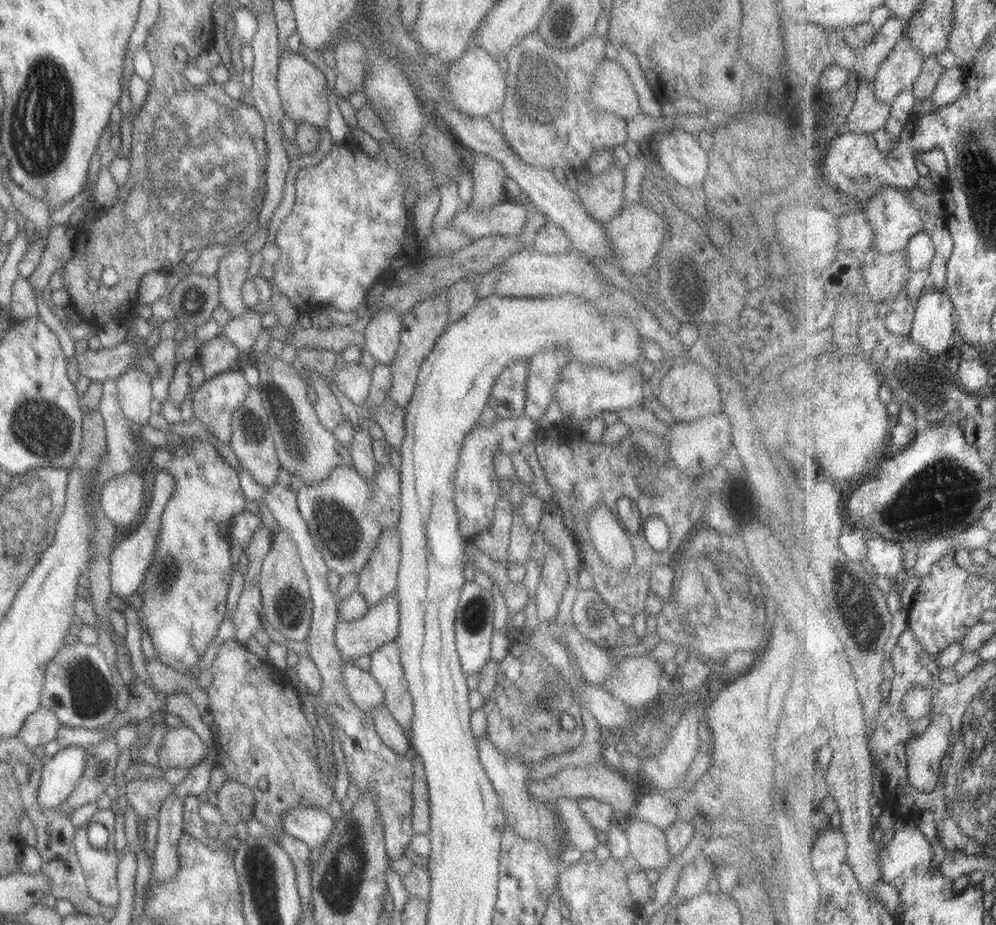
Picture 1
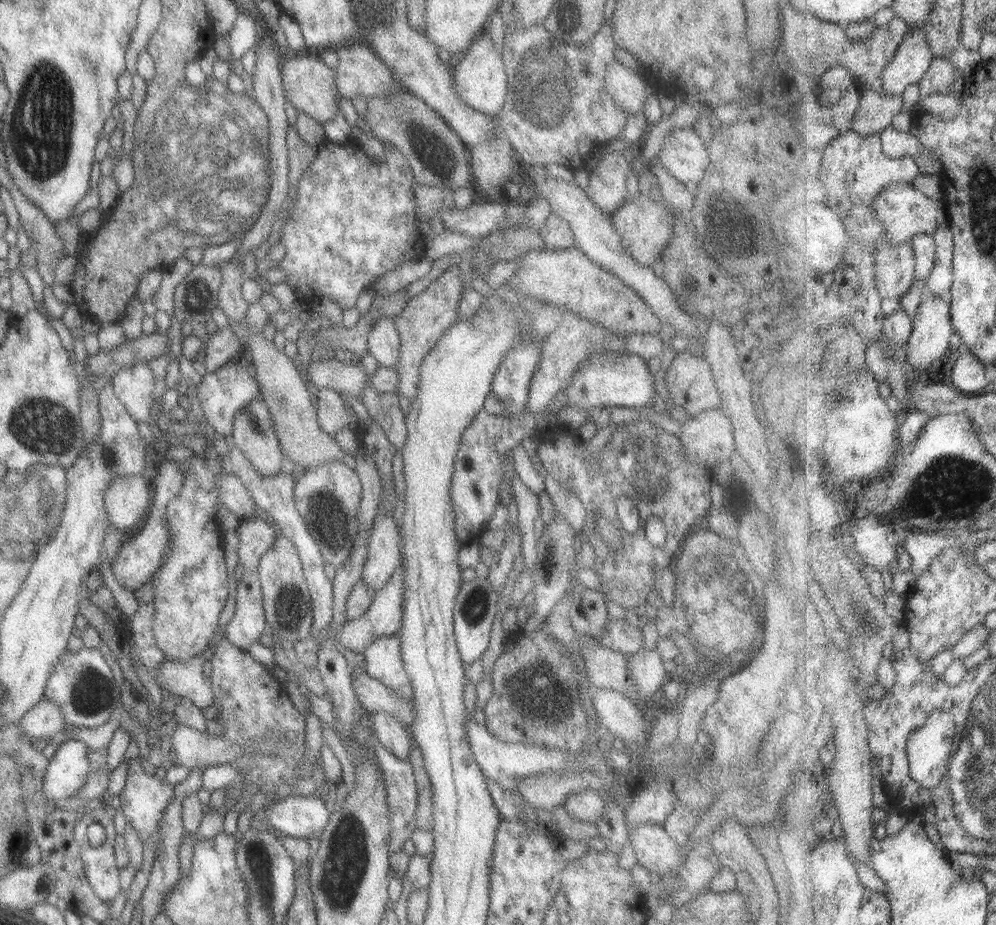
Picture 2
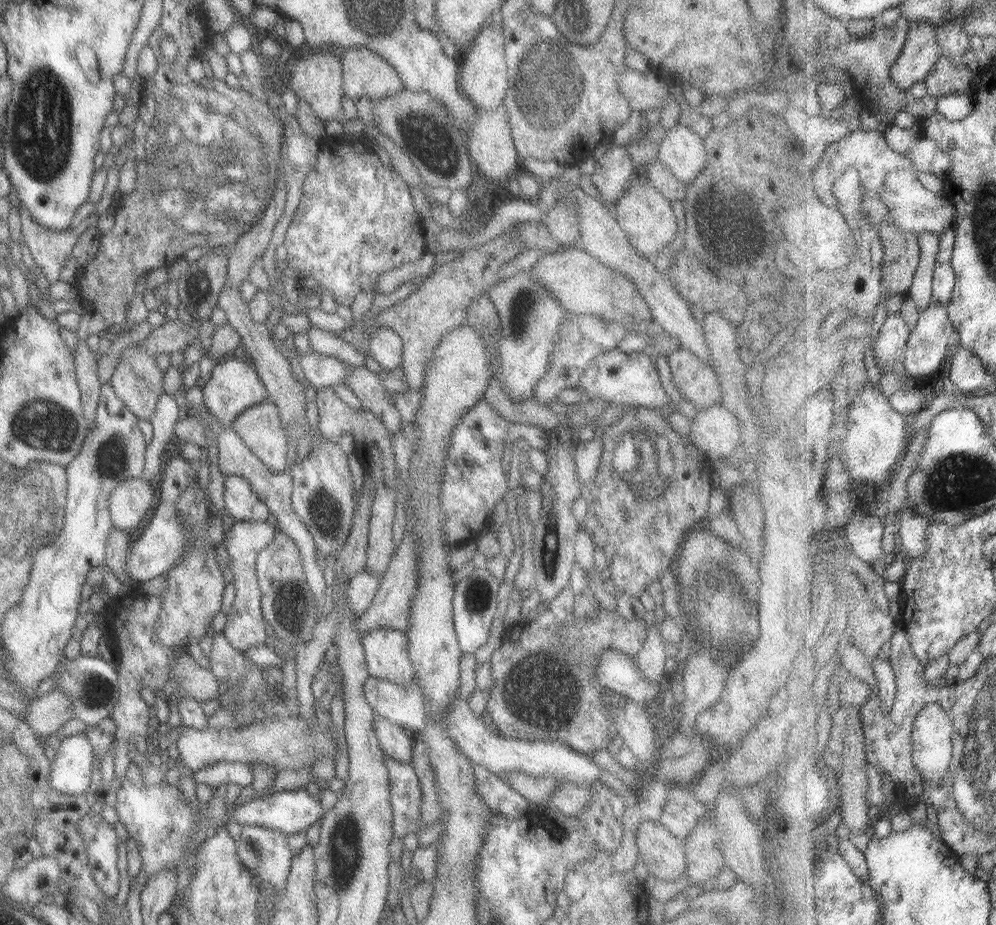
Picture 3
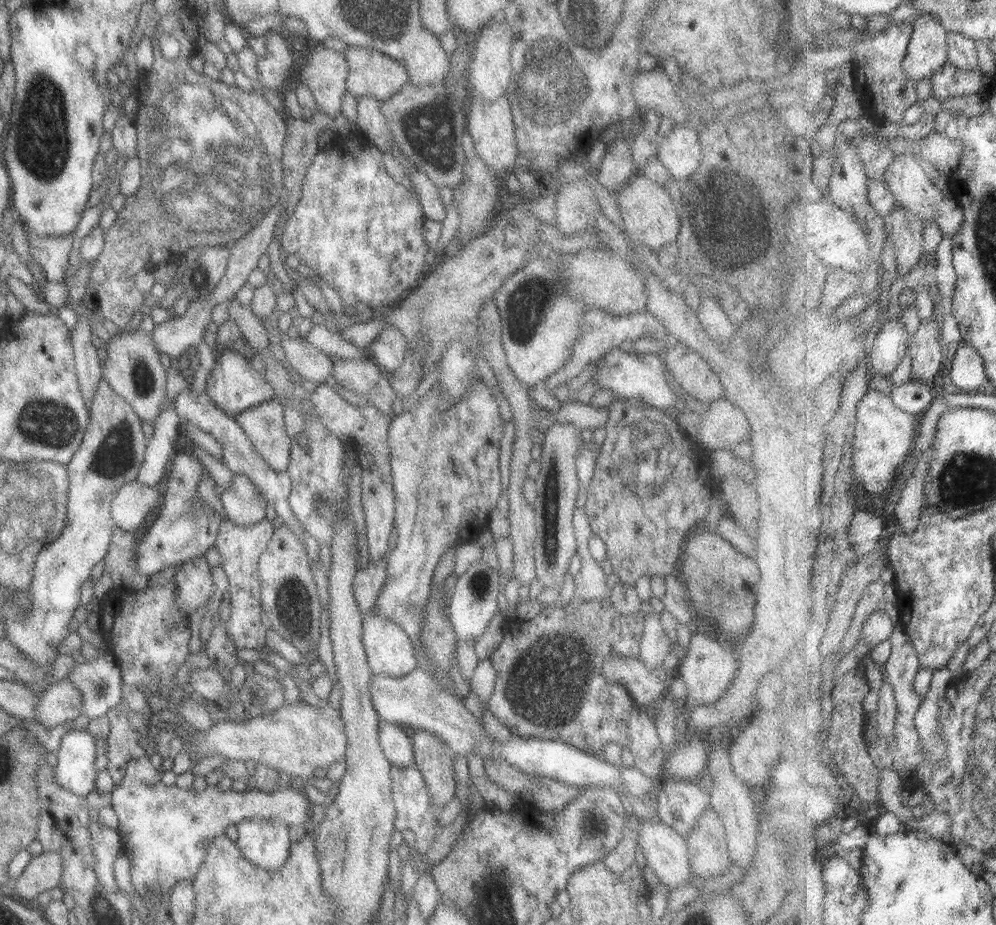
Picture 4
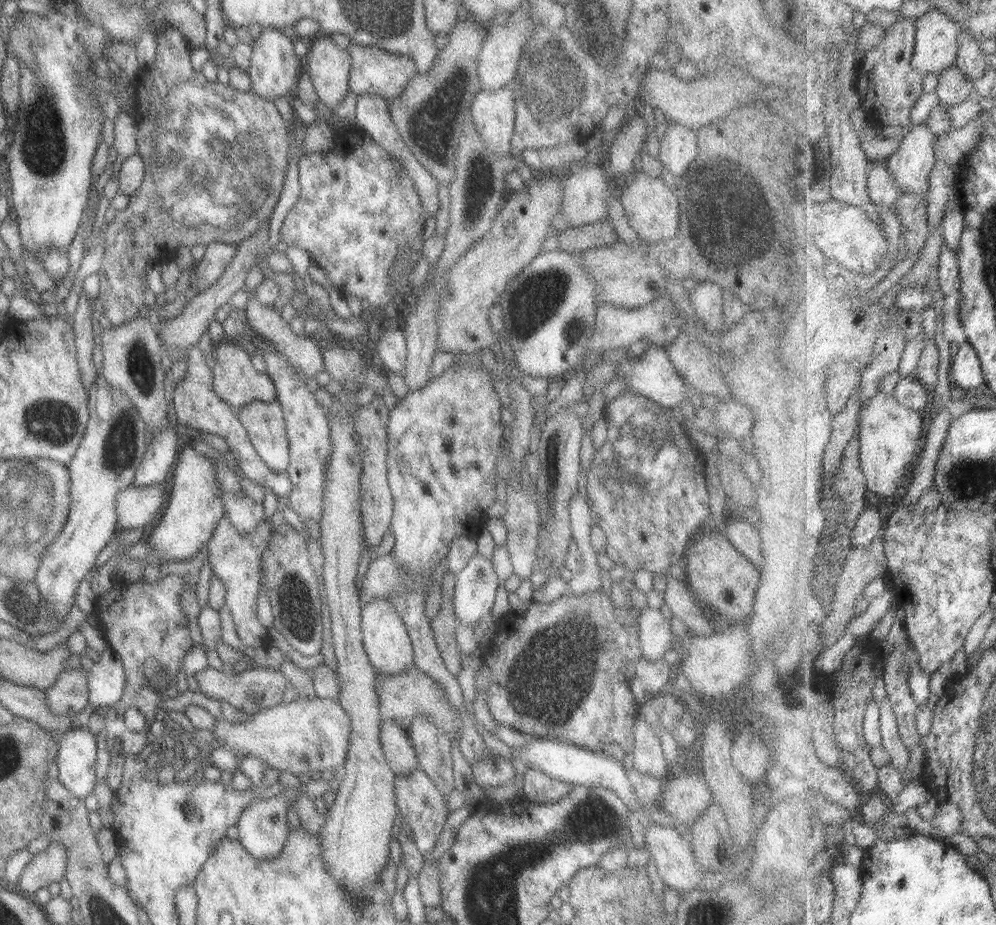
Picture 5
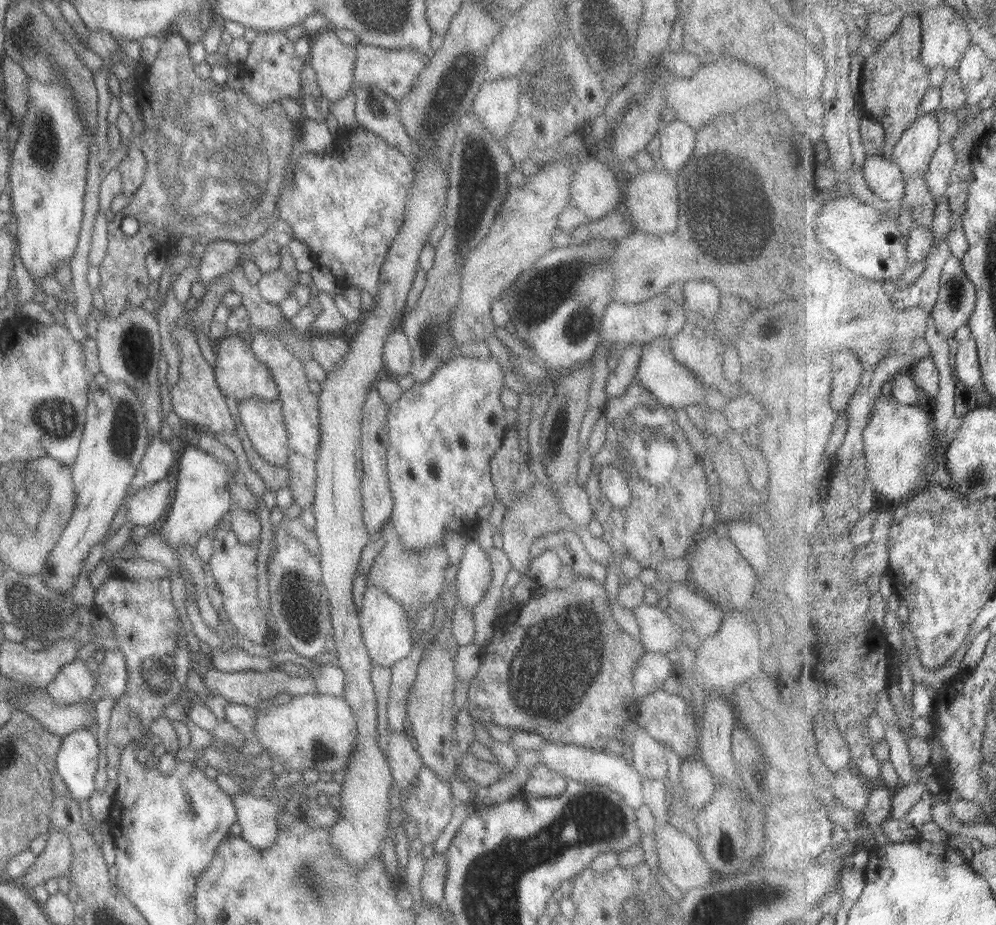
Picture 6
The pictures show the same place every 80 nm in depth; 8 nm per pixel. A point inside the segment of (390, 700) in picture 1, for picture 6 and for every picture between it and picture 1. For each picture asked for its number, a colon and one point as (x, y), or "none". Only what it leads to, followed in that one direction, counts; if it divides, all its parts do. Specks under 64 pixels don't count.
2: (383, 663)
3: (384, 650)
4: (388, 652)
5: (385, 641)
6: (384, 627)

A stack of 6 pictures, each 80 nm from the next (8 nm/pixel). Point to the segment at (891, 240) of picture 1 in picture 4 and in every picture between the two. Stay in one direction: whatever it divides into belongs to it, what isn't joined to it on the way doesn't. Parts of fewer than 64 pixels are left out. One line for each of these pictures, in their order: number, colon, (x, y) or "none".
2: (904, 212)
3: (912, 208)
4: (910, 179)

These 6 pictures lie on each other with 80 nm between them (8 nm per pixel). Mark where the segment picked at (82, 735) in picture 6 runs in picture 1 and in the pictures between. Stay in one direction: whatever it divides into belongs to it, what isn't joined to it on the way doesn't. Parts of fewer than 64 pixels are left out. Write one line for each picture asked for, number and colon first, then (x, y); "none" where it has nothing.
1: (61, 772)
2: (66, 771)
3: (70, 772)
4: (74, 771)
5: (75, 757)

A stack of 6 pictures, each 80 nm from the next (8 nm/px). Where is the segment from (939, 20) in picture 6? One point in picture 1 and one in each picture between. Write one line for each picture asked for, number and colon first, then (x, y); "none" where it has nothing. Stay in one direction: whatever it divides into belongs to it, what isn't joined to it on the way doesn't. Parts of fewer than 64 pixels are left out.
1: (903, 66)
2: (914, 56)
3: (921, 52)
4: (928, 51)
5: (936, 46)

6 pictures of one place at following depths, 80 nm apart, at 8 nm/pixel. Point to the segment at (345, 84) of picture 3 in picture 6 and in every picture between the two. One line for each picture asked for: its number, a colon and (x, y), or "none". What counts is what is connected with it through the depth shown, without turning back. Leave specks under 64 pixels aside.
4: (369, 72)
5: (372, 71)
6: (392, 72)

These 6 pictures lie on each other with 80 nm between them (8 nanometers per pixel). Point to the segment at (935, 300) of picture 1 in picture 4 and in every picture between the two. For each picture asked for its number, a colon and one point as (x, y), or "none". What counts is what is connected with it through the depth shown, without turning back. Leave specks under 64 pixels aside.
2: (933, 329)
3: (929, 342)
4: (925, 348)

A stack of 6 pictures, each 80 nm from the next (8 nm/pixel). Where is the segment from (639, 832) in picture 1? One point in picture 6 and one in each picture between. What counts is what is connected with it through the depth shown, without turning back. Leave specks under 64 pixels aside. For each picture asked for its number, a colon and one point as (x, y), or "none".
2: (653, 849)
3: (663, 858)
4: (663, 851)
5: (675, 864)
6: (677, 855)

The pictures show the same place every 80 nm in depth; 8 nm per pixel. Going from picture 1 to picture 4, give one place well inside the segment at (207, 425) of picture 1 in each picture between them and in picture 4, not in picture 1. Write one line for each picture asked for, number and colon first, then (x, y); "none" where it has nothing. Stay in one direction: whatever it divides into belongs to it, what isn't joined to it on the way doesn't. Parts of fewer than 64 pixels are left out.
2: (221, 393)
3: (233, 385)
4: (233, 385)

